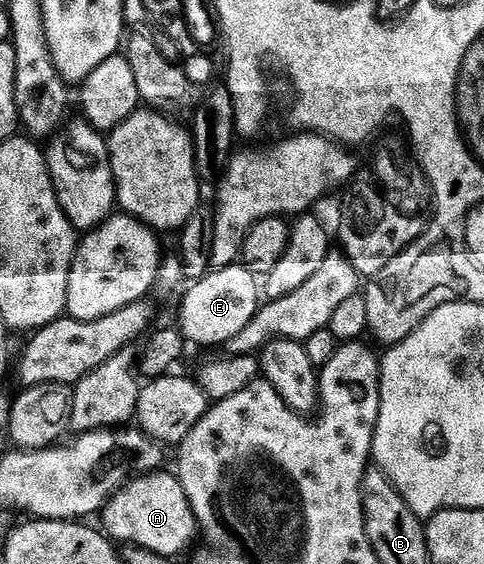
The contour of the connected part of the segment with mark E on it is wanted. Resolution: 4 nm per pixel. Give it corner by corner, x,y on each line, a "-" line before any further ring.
234,262
213,269
201,280
193,281
178,306
177,323
181,337
198,346
227,345
230,338
249,325
260,309
262,294
256,280
257,275
247,265

